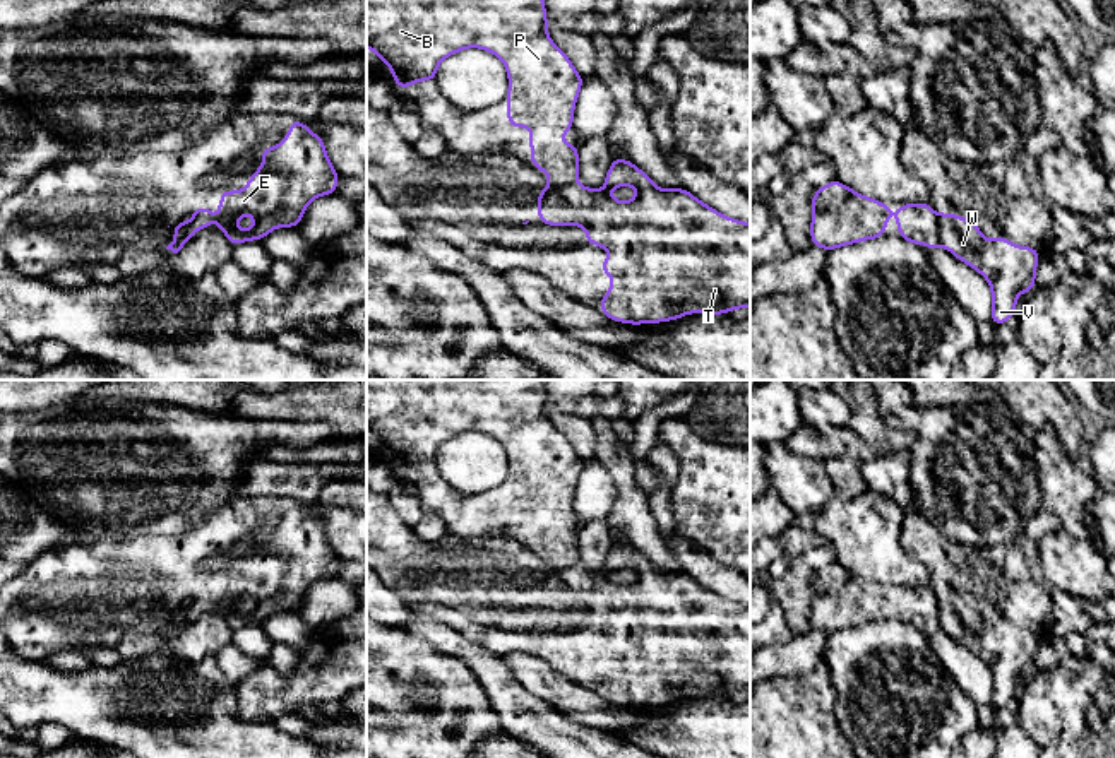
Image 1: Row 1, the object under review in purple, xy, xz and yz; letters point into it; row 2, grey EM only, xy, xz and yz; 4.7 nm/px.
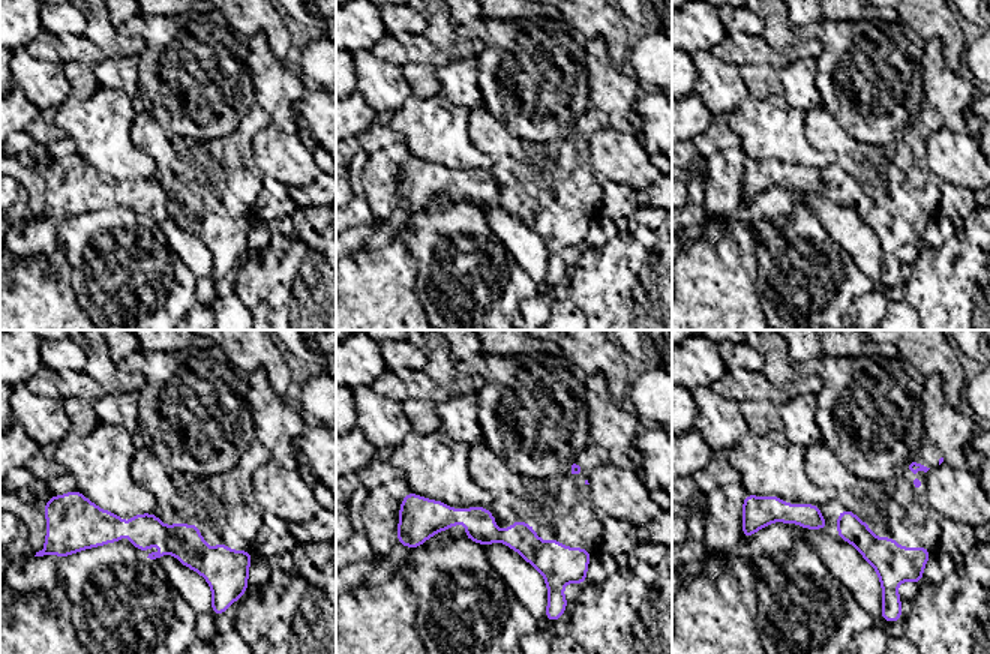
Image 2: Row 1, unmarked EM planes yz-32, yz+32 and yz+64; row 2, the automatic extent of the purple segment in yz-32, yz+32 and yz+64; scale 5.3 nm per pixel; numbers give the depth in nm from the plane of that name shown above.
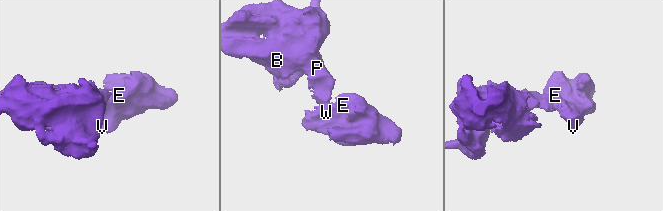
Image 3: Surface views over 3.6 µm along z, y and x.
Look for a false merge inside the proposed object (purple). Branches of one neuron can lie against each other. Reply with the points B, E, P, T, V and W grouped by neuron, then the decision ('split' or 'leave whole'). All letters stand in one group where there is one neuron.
groups B P / E T V W; split

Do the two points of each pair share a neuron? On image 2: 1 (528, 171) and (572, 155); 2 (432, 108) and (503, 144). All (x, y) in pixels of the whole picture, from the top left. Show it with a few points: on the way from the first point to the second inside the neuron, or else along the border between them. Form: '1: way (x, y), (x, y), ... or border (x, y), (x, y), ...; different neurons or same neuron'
1: way (539, 168), (558, 168), (561, 165); same neuron
2: border (468, 123), (470, 140), (488, 155); different neurons

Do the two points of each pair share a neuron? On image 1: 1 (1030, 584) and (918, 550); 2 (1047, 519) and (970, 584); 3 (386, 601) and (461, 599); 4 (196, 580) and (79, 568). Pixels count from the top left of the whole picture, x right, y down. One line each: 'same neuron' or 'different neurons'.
1: same neuron
2: same neuron
3: different neurons
4: same neuron

